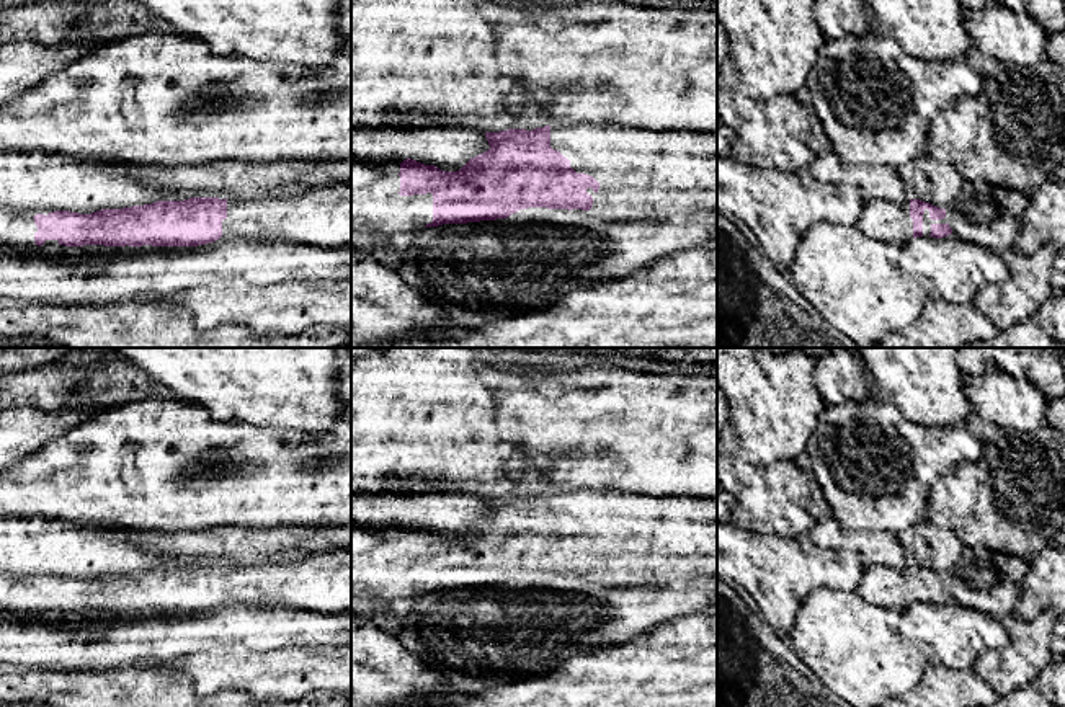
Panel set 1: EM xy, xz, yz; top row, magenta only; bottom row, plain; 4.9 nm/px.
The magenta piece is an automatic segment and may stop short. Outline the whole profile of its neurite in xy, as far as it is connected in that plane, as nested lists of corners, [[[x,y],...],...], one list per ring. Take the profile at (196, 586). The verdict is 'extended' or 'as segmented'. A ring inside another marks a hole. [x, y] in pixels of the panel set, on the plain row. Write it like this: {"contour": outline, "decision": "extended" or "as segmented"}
{"contour": [[[351,549],[265,565],[189,563],[91,580],[0,571],[0,611],[198,612],[219,604],[351,612]]], "decision": "extended"}

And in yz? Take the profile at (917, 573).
{"contour": [[[910,563],[900,570],[884,565],[864,567],[856,593],[871,604],[900,612],[916,603],[942,604],[952,599],[946,575]]], "decision": "extended"}

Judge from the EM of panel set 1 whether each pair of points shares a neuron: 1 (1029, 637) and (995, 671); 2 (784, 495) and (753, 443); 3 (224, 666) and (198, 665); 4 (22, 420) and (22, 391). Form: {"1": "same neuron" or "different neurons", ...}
{"1": "same neuron", "2": "different neurons", "3": "same neuron", "4": "different neurons"}

